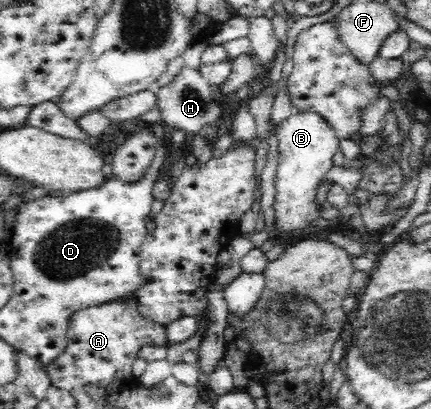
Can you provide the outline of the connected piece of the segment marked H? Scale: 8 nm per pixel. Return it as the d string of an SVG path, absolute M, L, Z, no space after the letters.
M184 66L170 81L157 90L157 105L161 120L184 133L198 134L204 126L216 126L222 118L222 105L214 98L214 92L199 70Z

